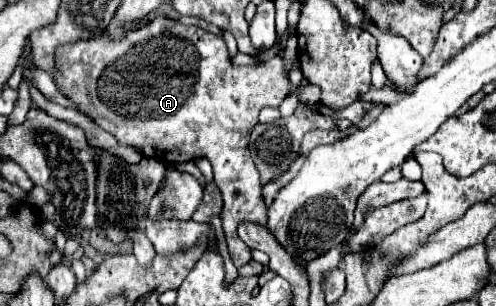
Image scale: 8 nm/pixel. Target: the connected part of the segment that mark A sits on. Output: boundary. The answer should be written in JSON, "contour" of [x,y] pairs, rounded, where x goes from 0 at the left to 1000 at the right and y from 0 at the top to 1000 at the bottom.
{"contour":[[[317,52],[276,98],[256,98],[240,131],[224,131],[204,111],[196,124],[115,157],[115,222],[119,242],[111,248],[111,268],[119,294],[155,333],[192,405],[224,431],[240,471],[272,477],[292,516],[308,516],[329,536],[381,529],[405,510],[425,529],[431,592],[454,654],[446,719],[466,850],[478,876],[498,863],[506,850],[506,824],[478,771],[478,739],[486,725],[514,725],[538,752],[538,680],[526,641],[522,562],[498,490],[502,438],[518,405],[518,379],[530,346],[558,353],[567,327],[595,294],[575,248],[571,196],[550,190],[514,222],[470,222],[458,150],[442,118],[397,85],[373,85],[337,52]]]}

